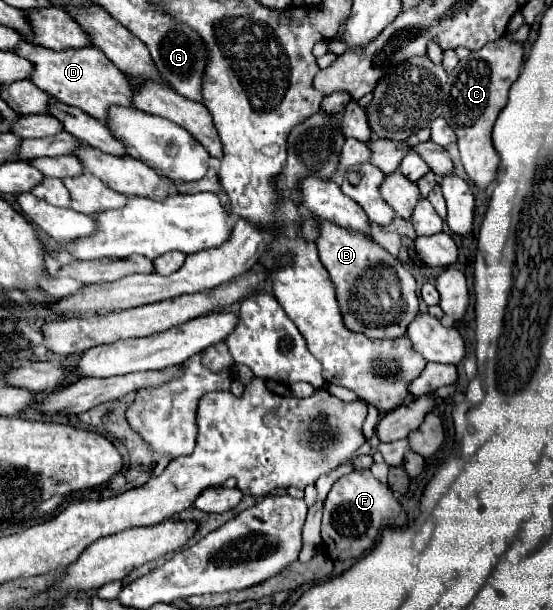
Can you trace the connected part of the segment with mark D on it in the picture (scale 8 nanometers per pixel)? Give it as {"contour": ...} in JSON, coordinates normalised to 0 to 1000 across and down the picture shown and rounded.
{"contour":[[[40,69],[29,79],[29,89],[61,105],[61,125],[54,125],[54,131],[69,138],[69,144],[90,151],[101,164],[116,170],[152,180],[156,187],[163,187],[181,200],[195,200],[199,174],[239,174],[239,164],[250,151],[250,144],[235,138],[228,121],[206,111],[206,105],[199,105],[192,89],[174,75],[101,85],[83,75]]]}

